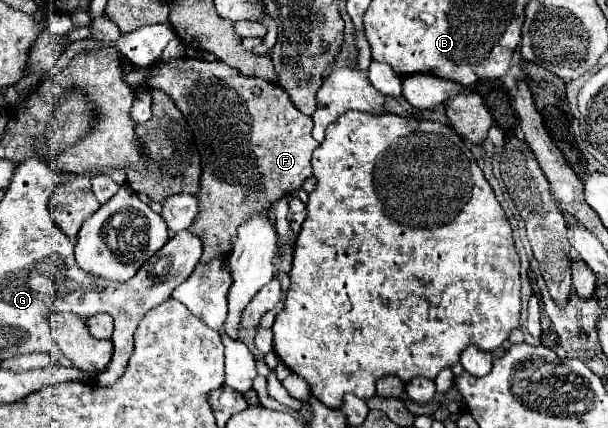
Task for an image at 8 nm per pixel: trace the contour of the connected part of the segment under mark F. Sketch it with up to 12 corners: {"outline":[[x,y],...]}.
{"outline":[[178,57],[164,91],[202,157],[202,265],[312,175],[312,117],[274,83]]}

